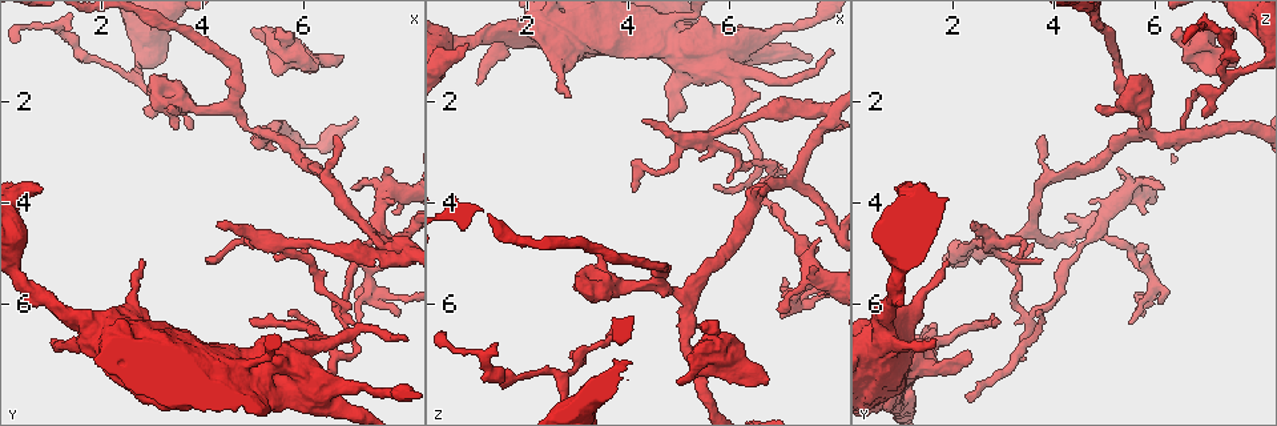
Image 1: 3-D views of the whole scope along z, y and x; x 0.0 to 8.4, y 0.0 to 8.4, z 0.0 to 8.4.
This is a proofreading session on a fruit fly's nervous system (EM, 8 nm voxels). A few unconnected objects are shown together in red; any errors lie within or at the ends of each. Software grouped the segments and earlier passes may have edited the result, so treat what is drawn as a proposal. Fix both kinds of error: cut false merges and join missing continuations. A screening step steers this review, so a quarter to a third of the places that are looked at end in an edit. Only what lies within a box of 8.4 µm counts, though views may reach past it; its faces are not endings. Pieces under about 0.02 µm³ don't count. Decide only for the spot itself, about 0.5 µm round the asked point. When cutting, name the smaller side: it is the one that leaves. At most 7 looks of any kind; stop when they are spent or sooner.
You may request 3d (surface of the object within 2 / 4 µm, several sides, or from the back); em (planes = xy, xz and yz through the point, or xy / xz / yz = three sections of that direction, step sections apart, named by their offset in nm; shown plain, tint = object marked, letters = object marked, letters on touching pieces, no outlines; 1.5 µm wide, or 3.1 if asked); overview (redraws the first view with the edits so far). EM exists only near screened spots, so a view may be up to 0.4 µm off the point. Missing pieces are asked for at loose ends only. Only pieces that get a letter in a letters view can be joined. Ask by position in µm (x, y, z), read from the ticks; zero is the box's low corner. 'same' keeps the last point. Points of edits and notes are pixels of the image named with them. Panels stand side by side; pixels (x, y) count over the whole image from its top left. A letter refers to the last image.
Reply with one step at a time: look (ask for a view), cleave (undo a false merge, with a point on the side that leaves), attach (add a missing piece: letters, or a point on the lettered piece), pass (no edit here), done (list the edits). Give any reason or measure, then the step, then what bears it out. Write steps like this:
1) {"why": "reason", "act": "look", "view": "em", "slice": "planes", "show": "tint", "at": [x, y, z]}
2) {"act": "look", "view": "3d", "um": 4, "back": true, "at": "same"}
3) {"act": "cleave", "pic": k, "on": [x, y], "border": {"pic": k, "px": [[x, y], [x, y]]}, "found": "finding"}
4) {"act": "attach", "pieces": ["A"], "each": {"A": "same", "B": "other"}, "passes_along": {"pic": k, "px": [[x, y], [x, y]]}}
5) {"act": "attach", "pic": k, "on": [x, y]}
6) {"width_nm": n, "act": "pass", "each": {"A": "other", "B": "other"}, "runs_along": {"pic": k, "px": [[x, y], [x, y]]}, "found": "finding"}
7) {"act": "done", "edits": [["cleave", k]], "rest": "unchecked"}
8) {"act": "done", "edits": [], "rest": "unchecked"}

{"act": "look", "view": "em", "slice": "planes", "show": "letters", "at": [5.75, 6.10, 3.60]}

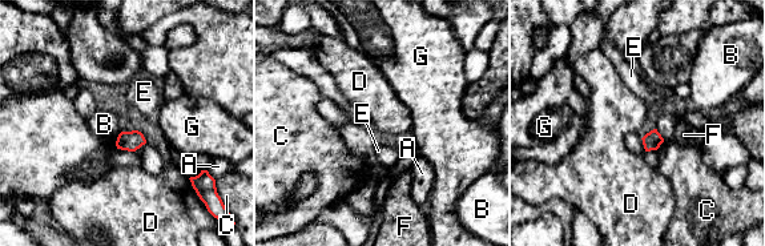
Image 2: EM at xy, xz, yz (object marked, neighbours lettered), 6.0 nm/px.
{"width_nm": 110, "longest_contact_nm": ["E", 90], "act": "pass", "each": {"A": "other", "B": "other", "C": "other", "D": "other", "E": "other", "F": "other", "G": "other"}, "found": "no lettered piece goes on from it"}

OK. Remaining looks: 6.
{"why": "branch stops here", "act": "look", "view": "em", "slice": "yz", "step": 4, "show": "tint", "at": [4.80, 7.00, 2.40]}

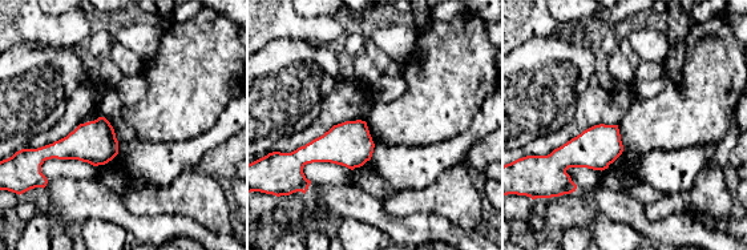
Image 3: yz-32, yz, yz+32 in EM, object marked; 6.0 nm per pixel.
{"why": "another direction", "act": "look", "view": "em", "slice": "planes", "show": "letters", "at": "same"}

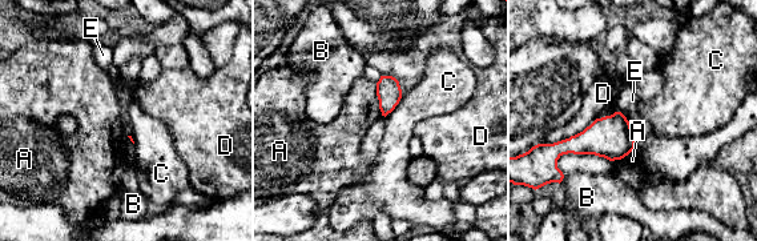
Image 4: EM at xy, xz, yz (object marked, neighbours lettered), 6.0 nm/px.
{"act": "pass", "each": {"A": "other", "B": "other", "C": "other", "D": "other", "E": "other"}, "border": {"pic": 4, "px": [[375, 83], [378, 108], [382, 115]]}, "found": "no lettered piece goes on from it"}

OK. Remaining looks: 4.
{"why": "a narrow waist", "act": "look", "view": "em", "slice": "planes", "show": "tint", "at": [7.55, 4.95, 2.30]}

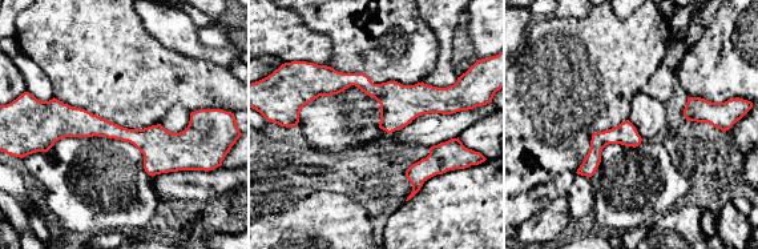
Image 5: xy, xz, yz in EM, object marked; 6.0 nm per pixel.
{"why": "see the neighbours", "act": "look", "view": "em", "slice": "planes", "show": "letters", "at": "same"}

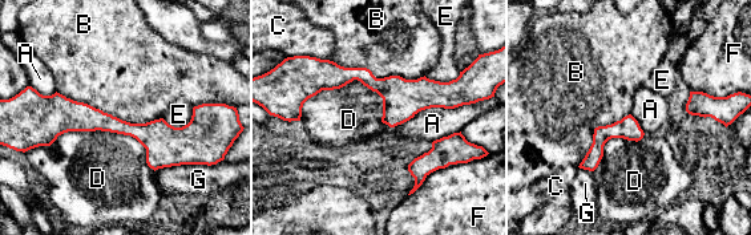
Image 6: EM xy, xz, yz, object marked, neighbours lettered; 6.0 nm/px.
{"longest_contact_nm": ["D", 700], "act": "pass", "each": {"A": "other", "B": "other", "C": "other", "D": "other", "E": "other", "F": "other", "G": "other"}, "border": {"pic": 6, "px": [[469, 104], [426, 108], [392, 128]]}, "found": "all the same neuron"}

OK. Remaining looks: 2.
{"act": "done", "edits": [], "rest": "unchecked"}

